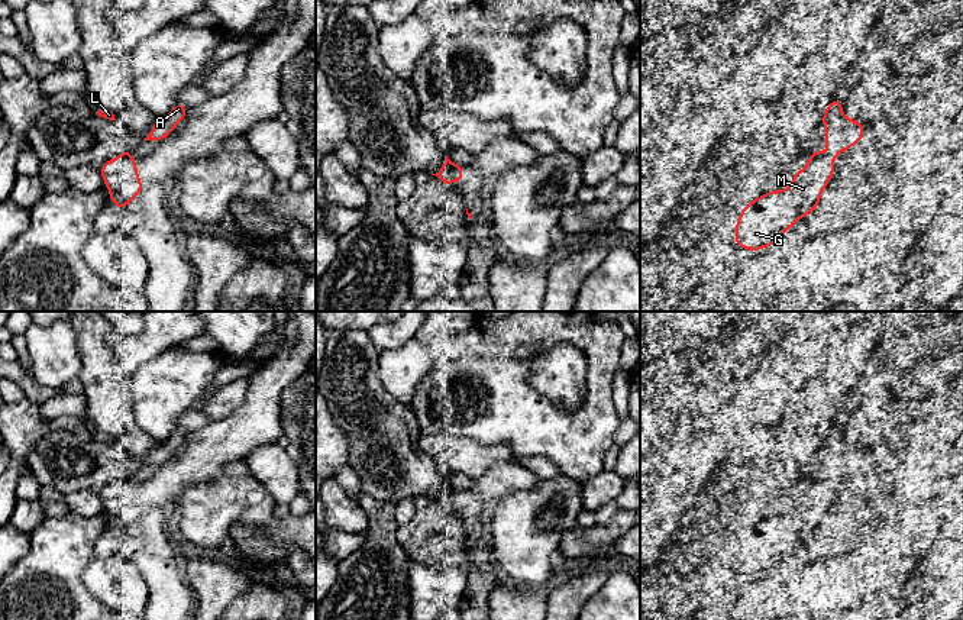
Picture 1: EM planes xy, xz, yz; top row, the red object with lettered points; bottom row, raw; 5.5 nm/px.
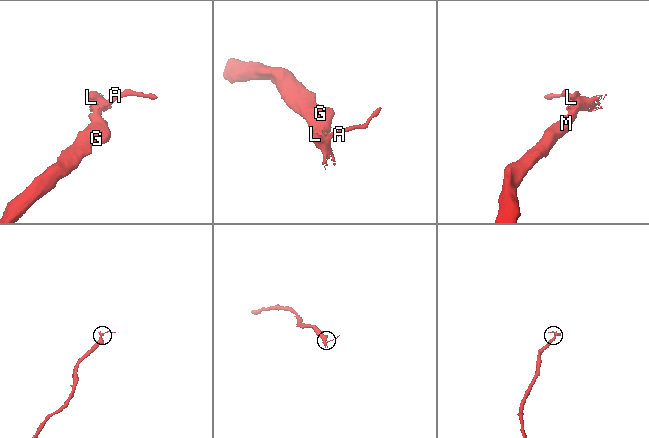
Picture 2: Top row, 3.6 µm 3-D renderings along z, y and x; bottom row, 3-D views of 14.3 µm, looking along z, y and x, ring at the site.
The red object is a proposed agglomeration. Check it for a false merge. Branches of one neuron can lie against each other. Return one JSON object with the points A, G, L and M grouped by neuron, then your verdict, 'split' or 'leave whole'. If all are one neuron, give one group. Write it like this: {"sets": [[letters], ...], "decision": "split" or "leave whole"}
{"sets": [["A", "L"], ["G", "M"]], "decision": "split"}

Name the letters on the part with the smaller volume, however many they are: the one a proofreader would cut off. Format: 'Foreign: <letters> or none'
Foreign: A, L

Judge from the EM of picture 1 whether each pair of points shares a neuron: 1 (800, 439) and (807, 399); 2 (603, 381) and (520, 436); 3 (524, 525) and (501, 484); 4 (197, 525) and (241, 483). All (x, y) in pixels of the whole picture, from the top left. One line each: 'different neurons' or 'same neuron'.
1: same neuron
2: same neuron
3: different neurons
4: same neuron

